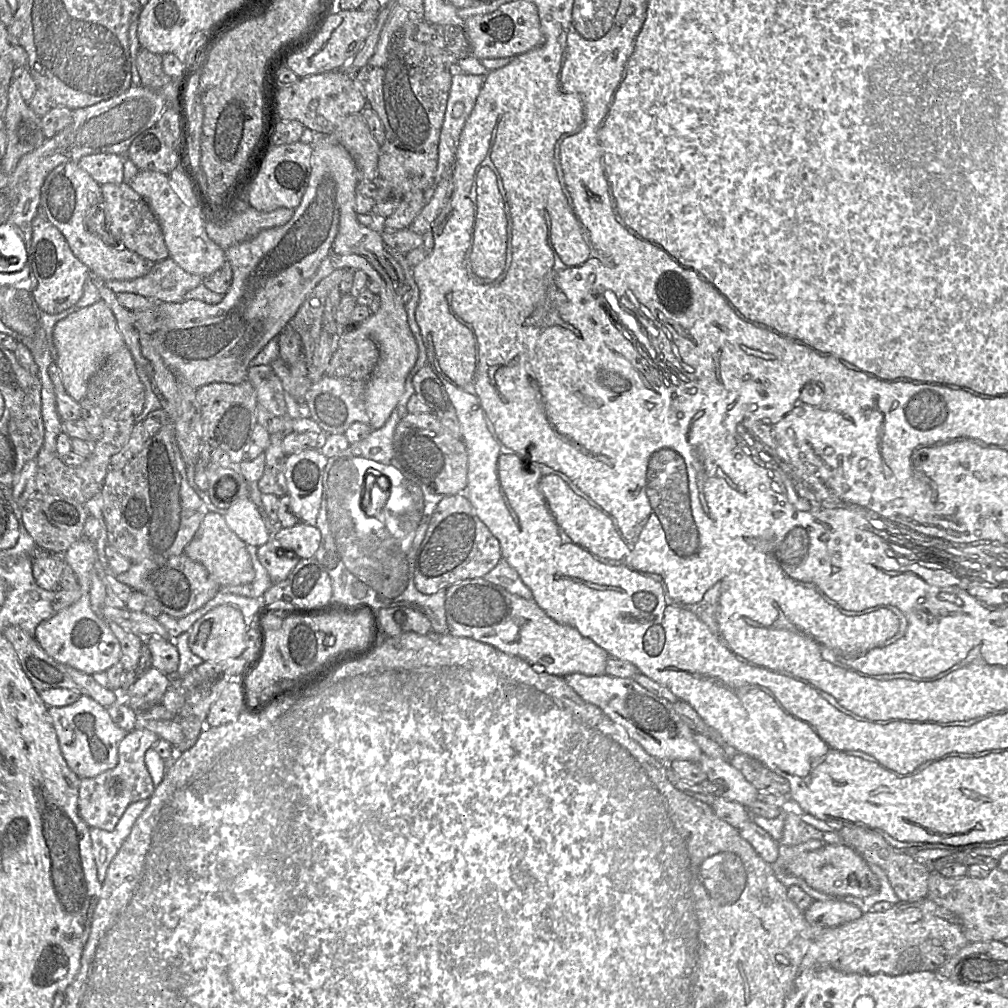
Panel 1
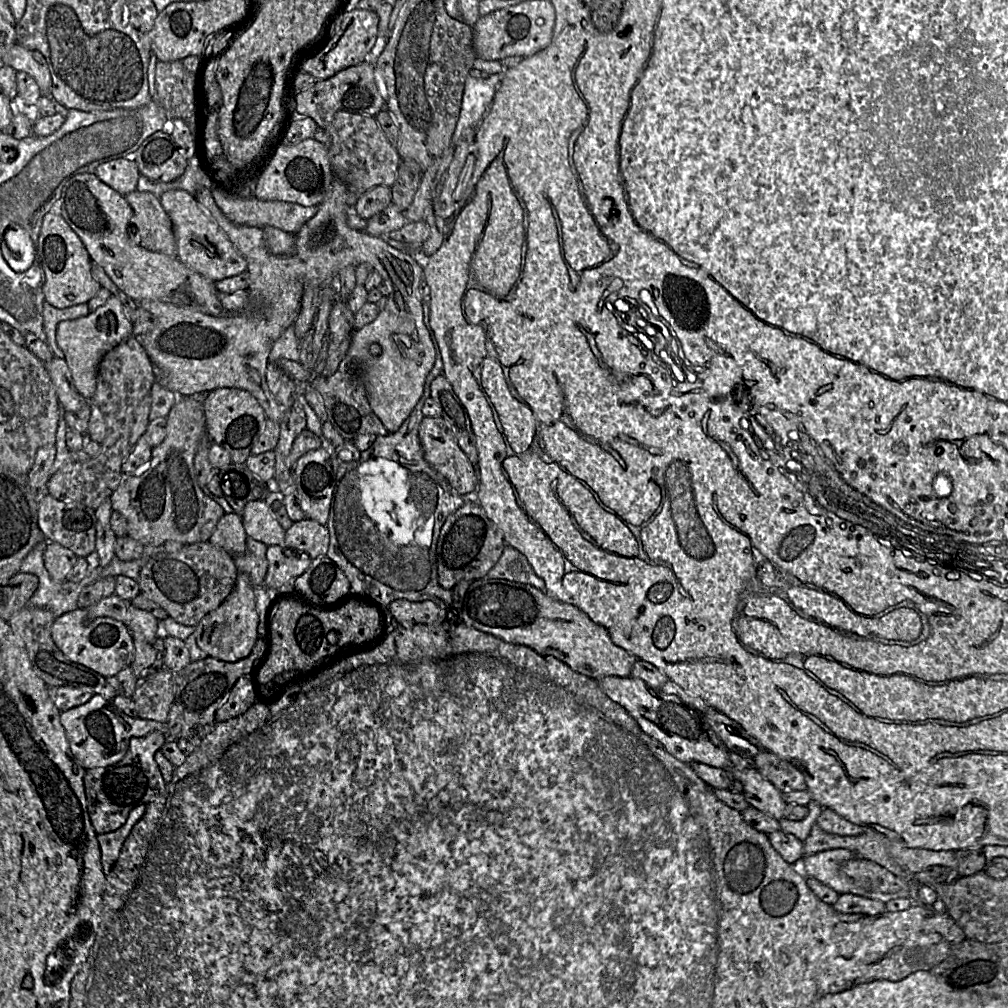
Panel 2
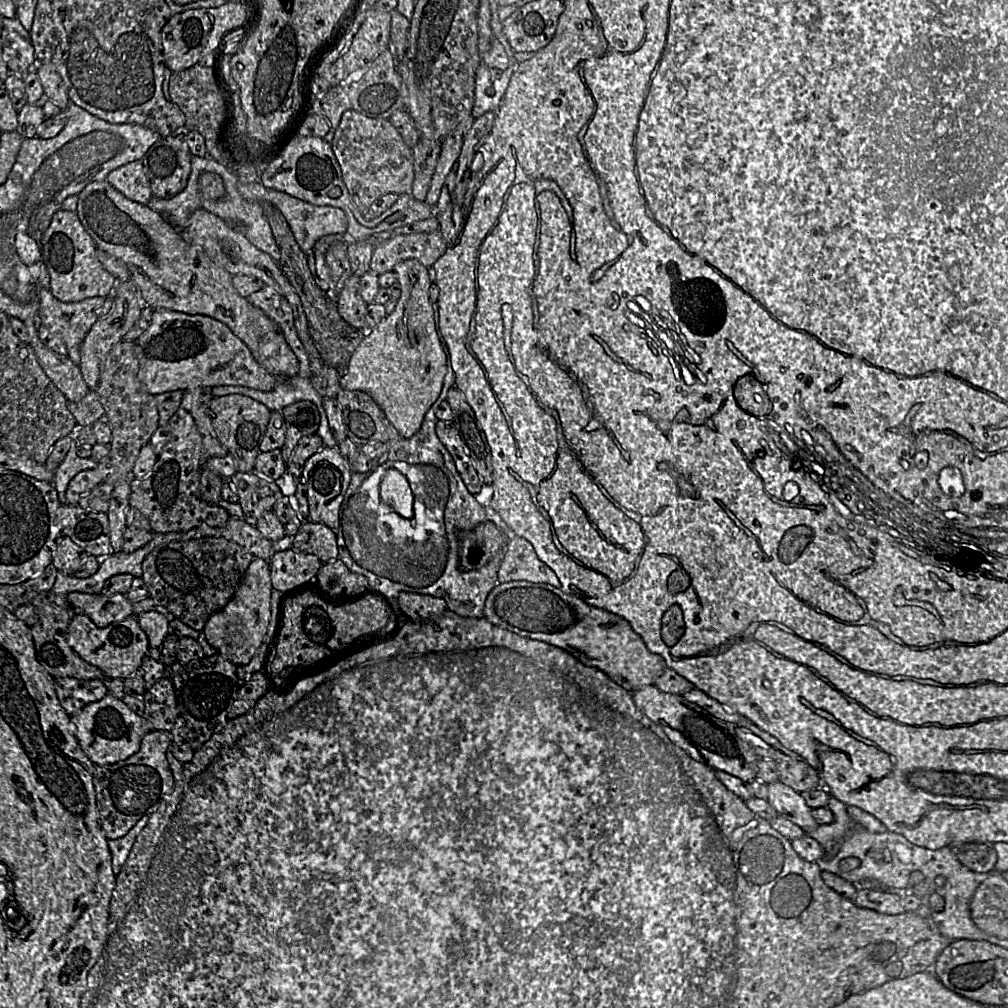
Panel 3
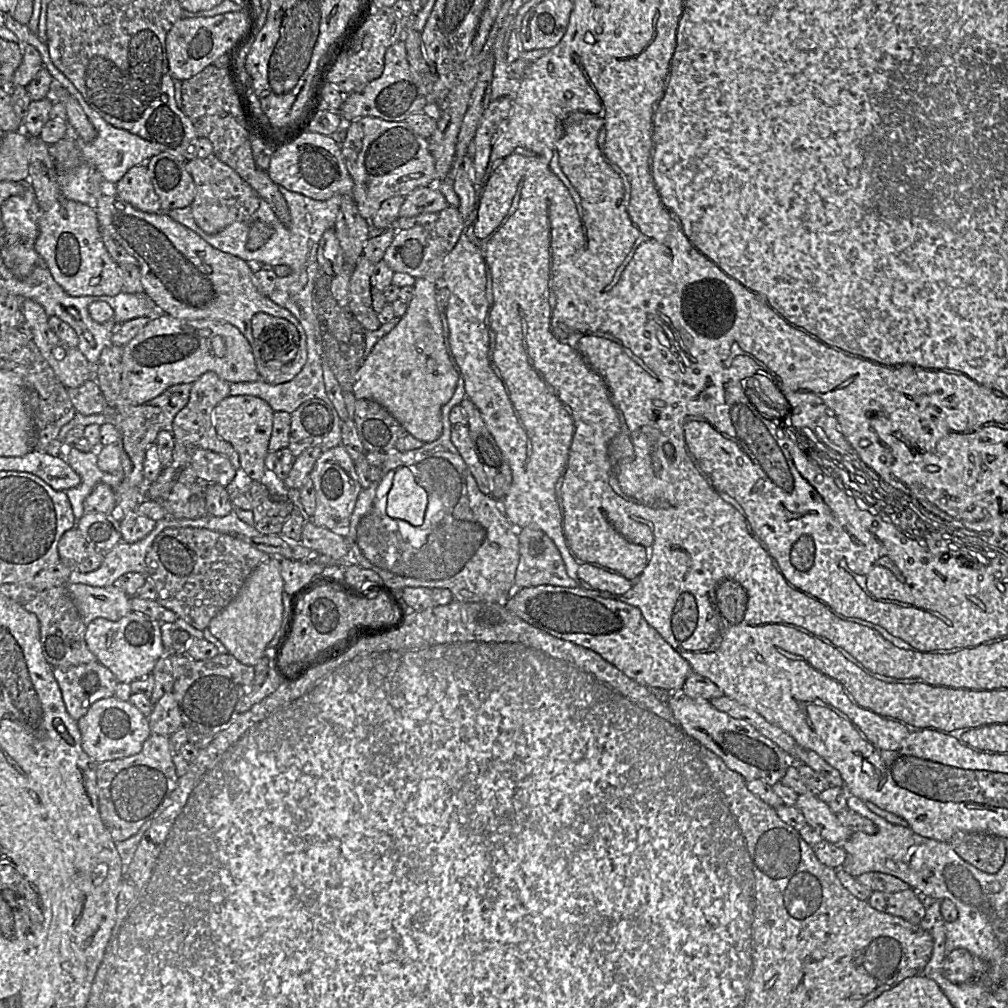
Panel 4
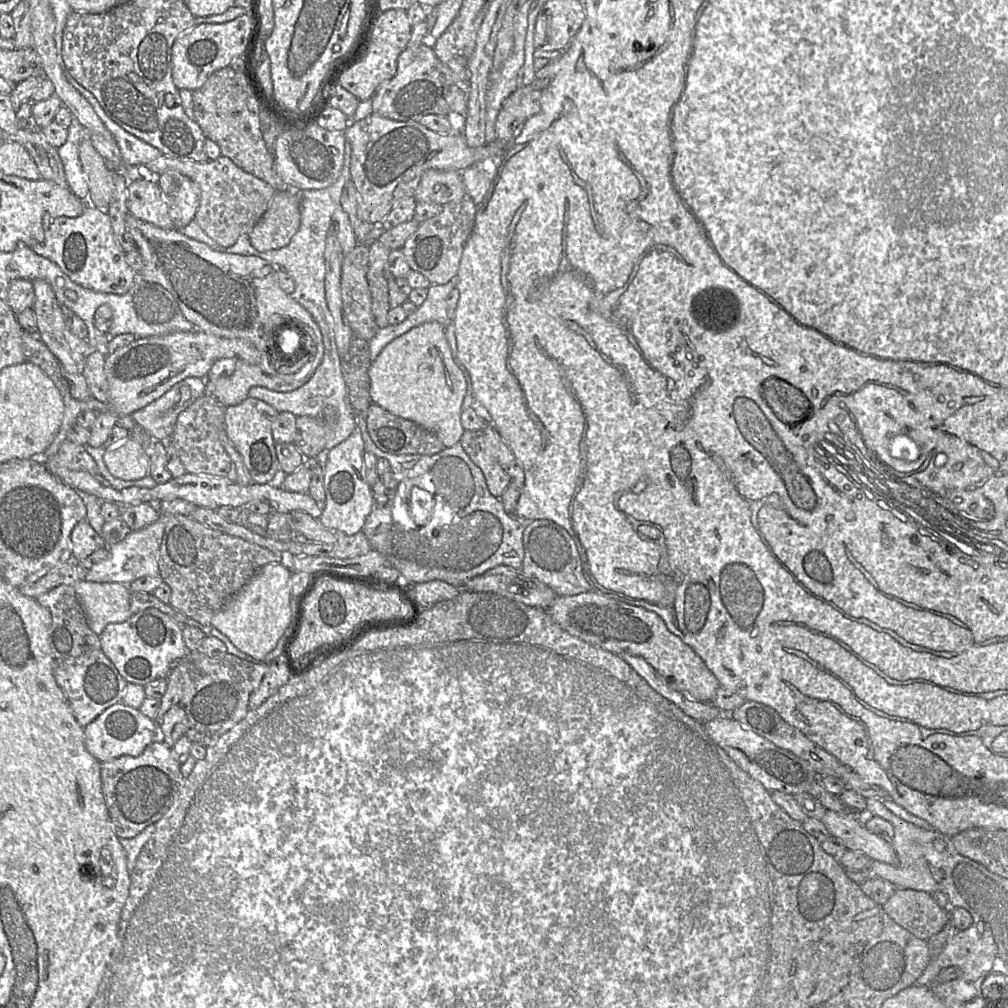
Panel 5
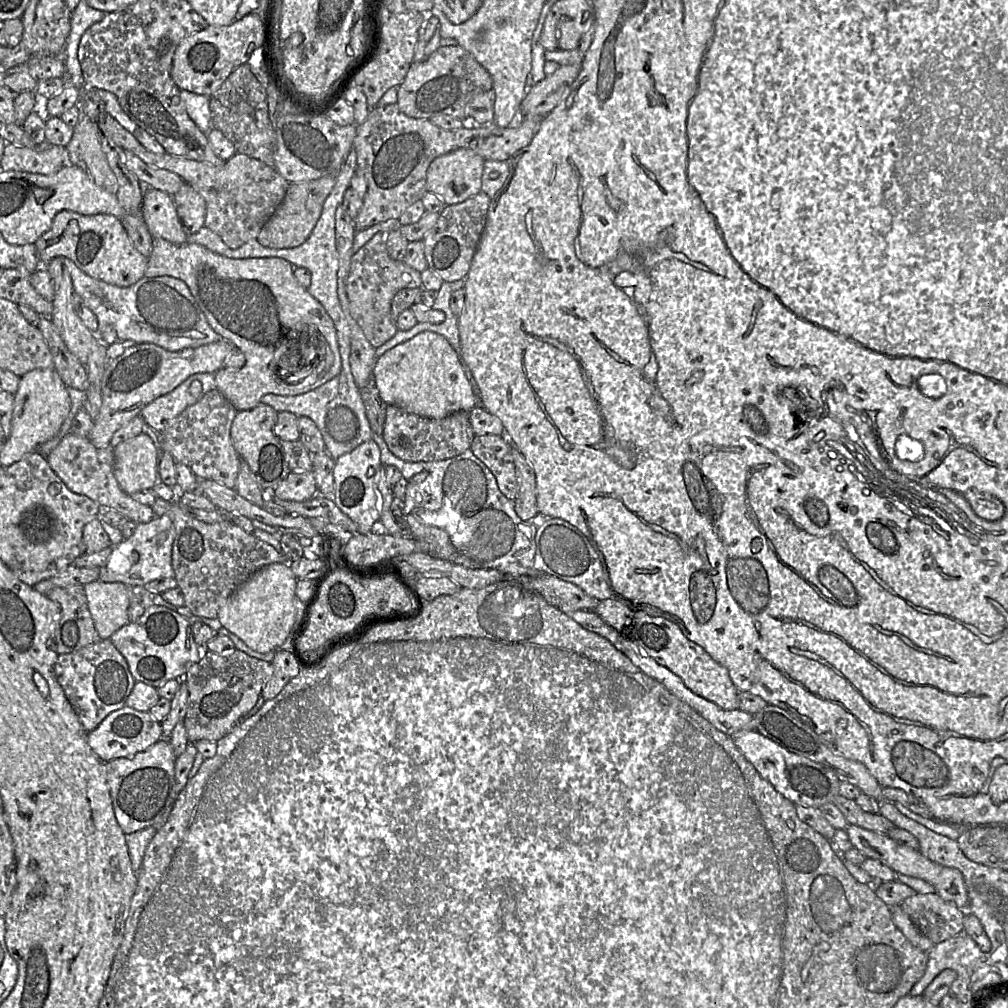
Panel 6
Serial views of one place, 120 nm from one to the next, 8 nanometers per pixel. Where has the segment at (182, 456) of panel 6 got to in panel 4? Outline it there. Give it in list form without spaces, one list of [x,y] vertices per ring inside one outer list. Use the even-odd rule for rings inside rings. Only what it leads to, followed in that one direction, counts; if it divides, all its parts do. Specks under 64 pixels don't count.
[[[197,448],[191,451],[192,466],[202,482],[228,486],[236,477],[237,469],[230,460],[216,452]]]

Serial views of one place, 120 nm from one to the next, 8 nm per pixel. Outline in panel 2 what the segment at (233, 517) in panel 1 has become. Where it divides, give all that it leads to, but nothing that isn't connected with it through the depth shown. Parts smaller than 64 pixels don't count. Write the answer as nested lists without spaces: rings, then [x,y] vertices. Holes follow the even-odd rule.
[[[264,500],[248,502],[241,518],[247,536],[267,546],[281,545],[284,547],[285,530]]]

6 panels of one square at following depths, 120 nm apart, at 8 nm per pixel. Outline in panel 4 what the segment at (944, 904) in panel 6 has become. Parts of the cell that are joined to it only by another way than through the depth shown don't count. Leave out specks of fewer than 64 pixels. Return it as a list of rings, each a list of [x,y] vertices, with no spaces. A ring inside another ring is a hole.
[[[913,889],[900,892],[873,891],[867,902],[878,911],[898,916],[915,925],[920,925],[926,914],[926,907]]]

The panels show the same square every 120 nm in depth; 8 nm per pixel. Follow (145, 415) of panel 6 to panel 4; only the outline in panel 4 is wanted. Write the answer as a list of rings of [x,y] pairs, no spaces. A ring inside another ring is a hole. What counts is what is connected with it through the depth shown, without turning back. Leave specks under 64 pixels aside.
[[[192,383],[175,384],[167,388],[162,394],[150,400],[147,404],[161,408],[164,421],[161,430],[172,431],[173,421],[188,403]]]

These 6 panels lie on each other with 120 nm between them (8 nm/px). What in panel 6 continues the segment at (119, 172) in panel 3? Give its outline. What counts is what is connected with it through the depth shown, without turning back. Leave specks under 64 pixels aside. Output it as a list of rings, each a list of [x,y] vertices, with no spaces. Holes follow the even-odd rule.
[[[146,188],[141,213],[153,238],[165,239],[177,245],[187,242],[172,196],[154,188]]]

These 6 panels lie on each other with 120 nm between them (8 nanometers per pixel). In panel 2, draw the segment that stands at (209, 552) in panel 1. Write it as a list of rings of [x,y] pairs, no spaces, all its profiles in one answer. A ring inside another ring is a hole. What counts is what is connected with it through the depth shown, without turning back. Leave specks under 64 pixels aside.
[[[225,513],[218,521],[209,542],[222,548],[231,556],[241,555],[246,550],[246,532],[241,516]]]

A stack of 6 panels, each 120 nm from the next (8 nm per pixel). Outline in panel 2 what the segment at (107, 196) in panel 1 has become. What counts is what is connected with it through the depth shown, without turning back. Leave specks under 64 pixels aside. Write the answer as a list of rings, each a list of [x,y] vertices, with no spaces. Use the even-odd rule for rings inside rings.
[[[138,190],[124,197],[133,210],[131,228],[134,241],[147,250],[176,256],[173,224],[159,198]]]

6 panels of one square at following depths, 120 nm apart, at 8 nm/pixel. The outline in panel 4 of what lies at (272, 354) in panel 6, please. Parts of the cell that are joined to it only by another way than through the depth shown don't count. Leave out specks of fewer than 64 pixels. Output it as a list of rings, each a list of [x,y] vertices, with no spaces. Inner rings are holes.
[[[115,193],[101,195],[96,201],[94,210],[102,235],[112,237],[139,262],[143,289],[164,313],[179,319],[206,319],[232,324],[250,343],[256,363],[262,356],[265,365],[272,357],[268,351],[272,345],[276,345],[274,334],[279,329],[268,329],[265,334],[258,333],[258,337],[255,338],[251,328],[252,317],[257,313],[267,313],[286,319],[295,326],[299,324],[299,320],[288,309],[279,306],[256,288],[253,283],[254,269],[247,261],[214,248],[197,233],[174,221],[167,214],[142,212]]]

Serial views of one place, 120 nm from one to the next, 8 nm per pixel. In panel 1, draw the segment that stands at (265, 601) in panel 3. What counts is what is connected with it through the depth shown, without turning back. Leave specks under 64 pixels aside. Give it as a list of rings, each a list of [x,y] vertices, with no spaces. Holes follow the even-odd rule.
[[[220,605],[194,622],[188,630],[188,645],[204,661],[224,661],[245,650],[246,630],[247,623],[238,608]]]

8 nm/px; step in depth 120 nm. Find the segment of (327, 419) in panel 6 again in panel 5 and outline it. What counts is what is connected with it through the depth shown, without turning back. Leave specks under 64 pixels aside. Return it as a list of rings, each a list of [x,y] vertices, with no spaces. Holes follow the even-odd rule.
[[[323,323],[324,354],[320,363],[315,368],[309,380],[296,390],[290,392],[276,392],[265,387],[254,386],[248,392],[248,397],[262,400],[271,405],[278,413],[291,412],[295,416],[318,417],[326,407],[332,407],[335,411],[336,420],[328,427],[328,438],[325,449],[331,450],[346,440],[356,429],[356,414],[349,401],[345,381],[342,376],[339,354],[334,354],[328,335],[328,327]]]

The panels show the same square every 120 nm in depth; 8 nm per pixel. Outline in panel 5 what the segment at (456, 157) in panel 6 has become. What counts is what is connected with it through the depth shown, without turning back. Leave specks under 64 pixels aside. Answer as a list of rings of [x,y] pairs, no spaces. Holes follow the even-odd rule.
[[[428,169],[423,174],[415,191],[417,202],[447,203],[461,201],[467,197],[462,171]]]

